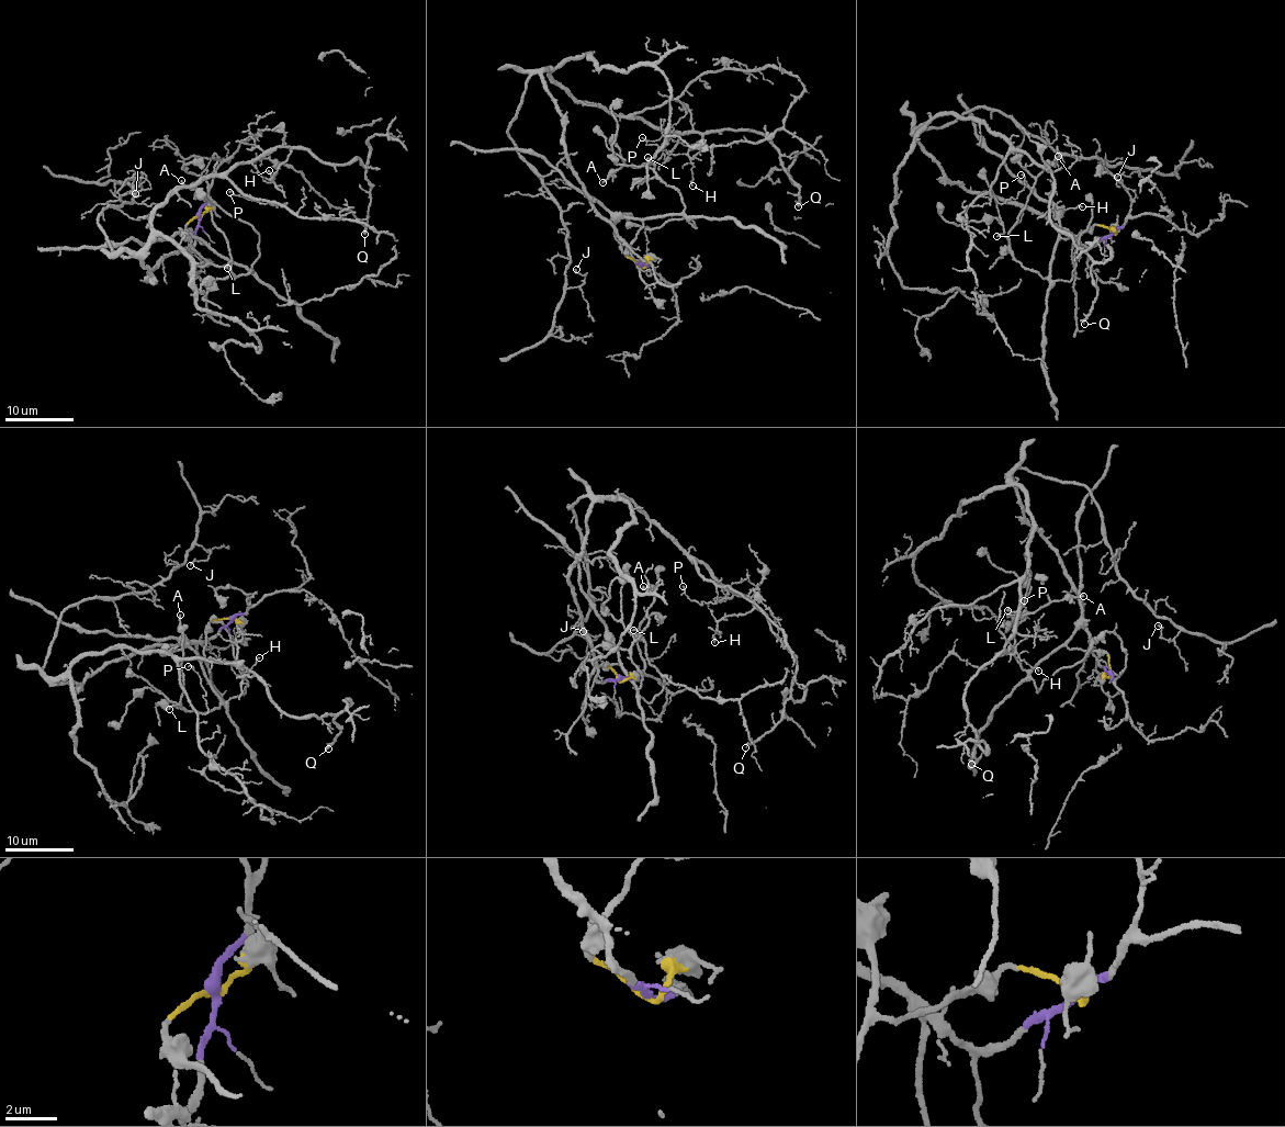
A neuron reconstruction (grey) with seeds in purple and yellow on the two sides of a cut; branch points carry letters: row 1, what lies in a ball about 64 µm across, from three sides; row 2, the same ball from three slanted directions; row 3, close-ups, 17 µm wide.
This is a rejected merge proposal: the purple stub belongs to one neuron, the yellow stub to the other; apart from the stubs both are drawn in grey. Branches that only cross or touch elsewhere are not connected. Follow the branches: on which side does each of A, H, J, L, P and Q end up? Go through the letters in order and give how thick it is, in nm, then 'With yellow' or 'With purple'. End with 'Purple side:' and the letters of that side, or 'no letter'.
A: Thickness 200 nm. With yellow
H: Thickness 120 nm. With purple
J: Thickness 150 nm. With purple
L: Thickness 160 nm. With yellow
P: Thickness 90 nm. With purple
Q: Thickness 190 nm. With purple
Purple side: H, J, P, Q

